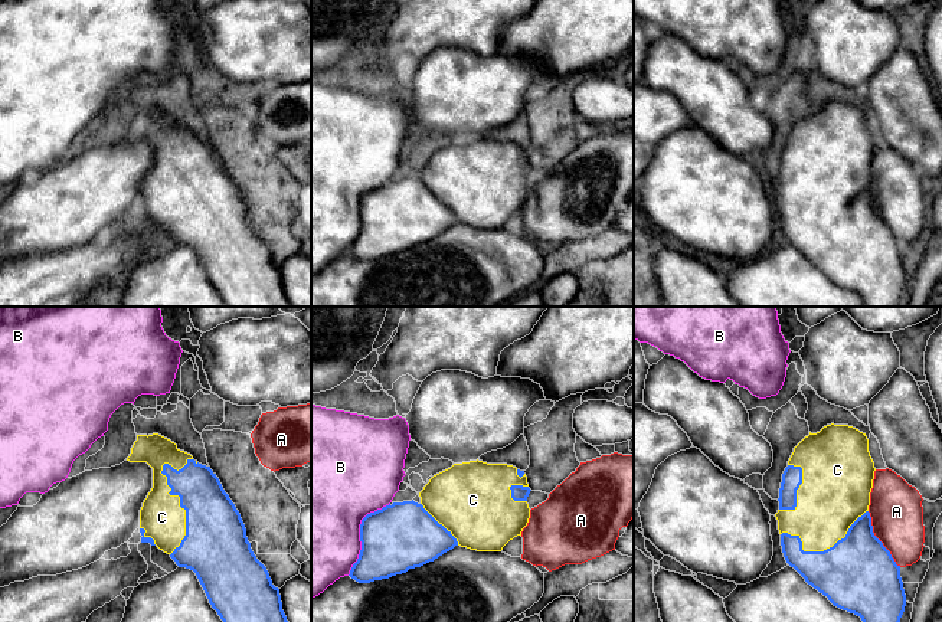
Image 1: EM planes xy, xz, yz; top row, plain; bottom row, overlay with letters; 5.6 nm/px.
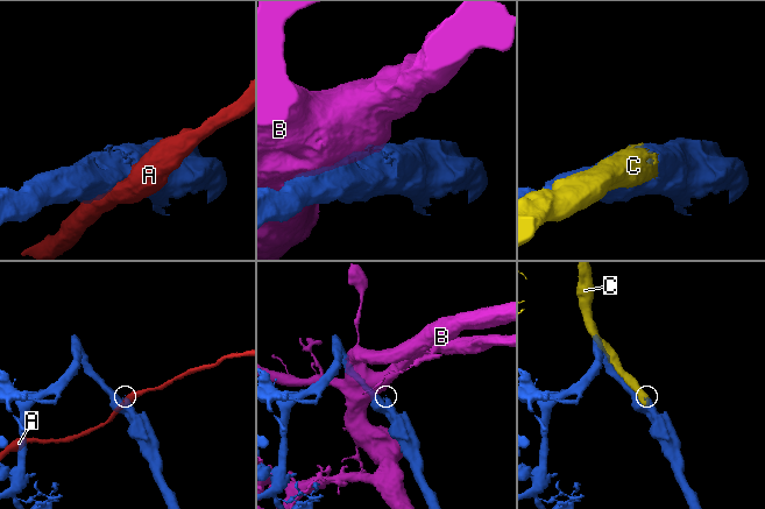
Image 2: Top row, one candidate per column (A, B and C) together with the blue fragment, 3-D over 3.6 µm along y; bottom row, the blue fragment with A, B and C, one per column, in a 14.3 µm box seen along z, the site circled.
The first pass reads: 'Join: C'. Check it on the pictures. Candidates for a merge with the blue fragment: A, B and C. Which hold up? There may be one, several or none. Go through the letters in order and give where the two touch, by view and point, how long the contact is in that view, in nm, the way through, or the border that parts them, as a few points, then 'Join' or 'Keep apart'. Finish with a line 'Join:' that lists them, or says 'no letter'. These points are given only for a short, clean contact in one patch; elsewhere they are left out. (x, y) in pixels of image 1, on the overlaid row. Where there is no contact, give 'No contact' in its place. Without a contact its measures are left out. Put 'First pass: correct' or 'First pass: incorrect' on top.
First pass: correct
A: Touches blue at yz (879, 540). Shared border 360 nm. Keep apart
B: Touches blue at xz (360, 534). Shared border 480 nm. Keep apart
C: Touches blue at xy (175, 494). Shared border 550 nm. Join
Join: C

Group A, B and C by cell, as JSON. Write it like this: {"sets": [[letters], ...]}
{"sets": [["A"], ["B"], ["C"]]}

